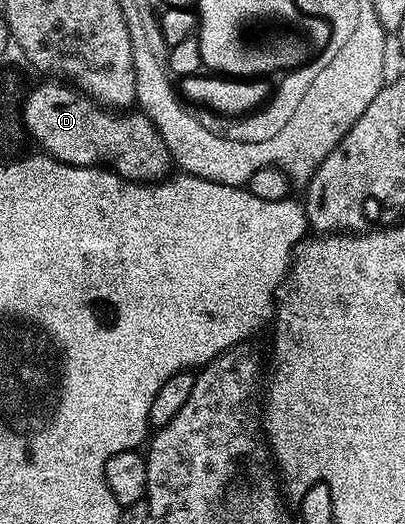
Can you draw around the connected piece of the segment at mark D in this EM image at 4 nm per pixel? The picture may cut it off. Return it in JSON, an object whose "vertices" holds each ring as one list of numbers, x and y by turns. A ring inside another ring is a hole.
{"vertices":[[56,79,44,82,46,85,37,85,33,90,28,90,23,101,25,114,25,132,42,145,44,152,57,161,68,165,91,165,94,167,105,166,120,177,138,183,156,183,165,180,171,173,171,158,167,151,167,143,163,143,163,135,147,119,147,115,140,111,114,111,104,105,92,101,90,97,82,94,81,90,74,89,68,83]]}

